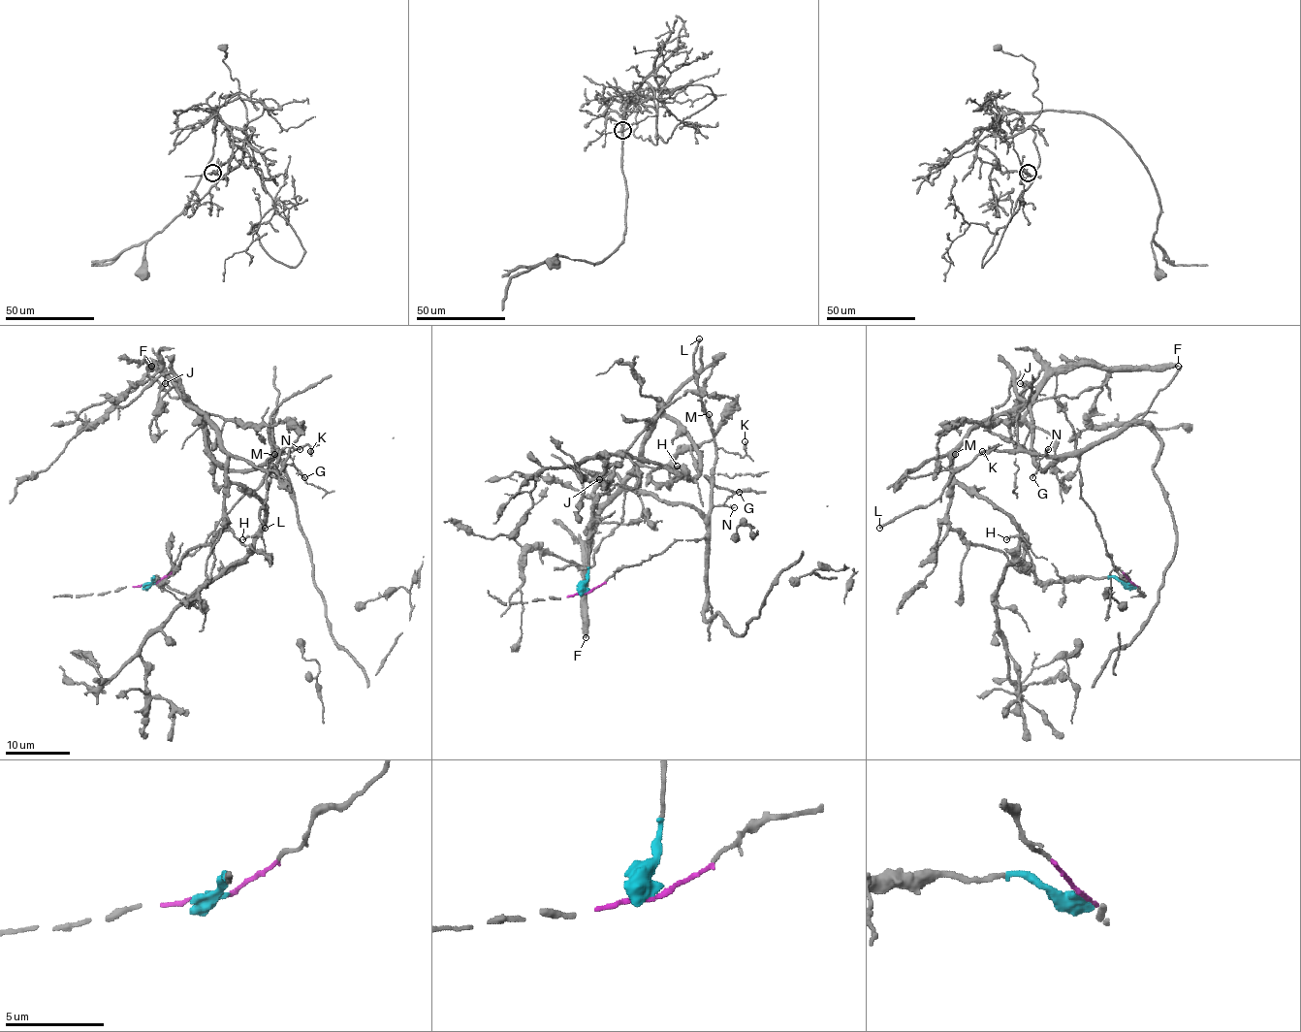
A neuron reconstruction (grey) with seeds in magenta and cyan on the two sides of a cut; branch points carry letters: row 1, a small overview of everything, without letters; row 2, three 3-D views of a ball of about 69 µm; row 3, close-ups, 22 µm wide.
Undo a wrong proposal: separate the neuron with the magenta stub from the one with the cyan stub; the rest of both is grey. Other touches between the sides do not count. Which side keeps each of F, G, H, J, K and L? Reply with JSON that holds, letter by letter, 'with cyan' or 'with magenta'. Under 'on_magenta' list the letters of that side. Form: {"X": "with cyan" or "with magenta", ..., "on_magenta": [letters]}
{"F": "with cyan", "G": "with magenta", "H": "with cyan", "J": "with cyan", "K": "with magenta", "L": "with magenta", "on_magenta": ["G", "K", "L"]}

